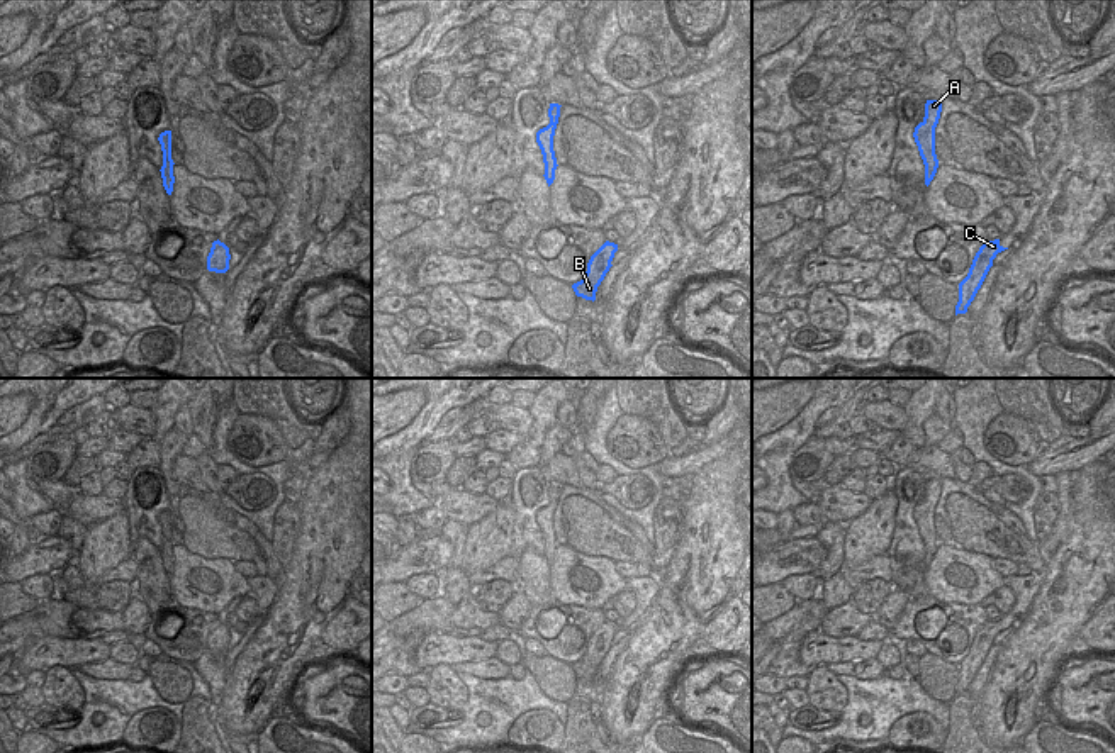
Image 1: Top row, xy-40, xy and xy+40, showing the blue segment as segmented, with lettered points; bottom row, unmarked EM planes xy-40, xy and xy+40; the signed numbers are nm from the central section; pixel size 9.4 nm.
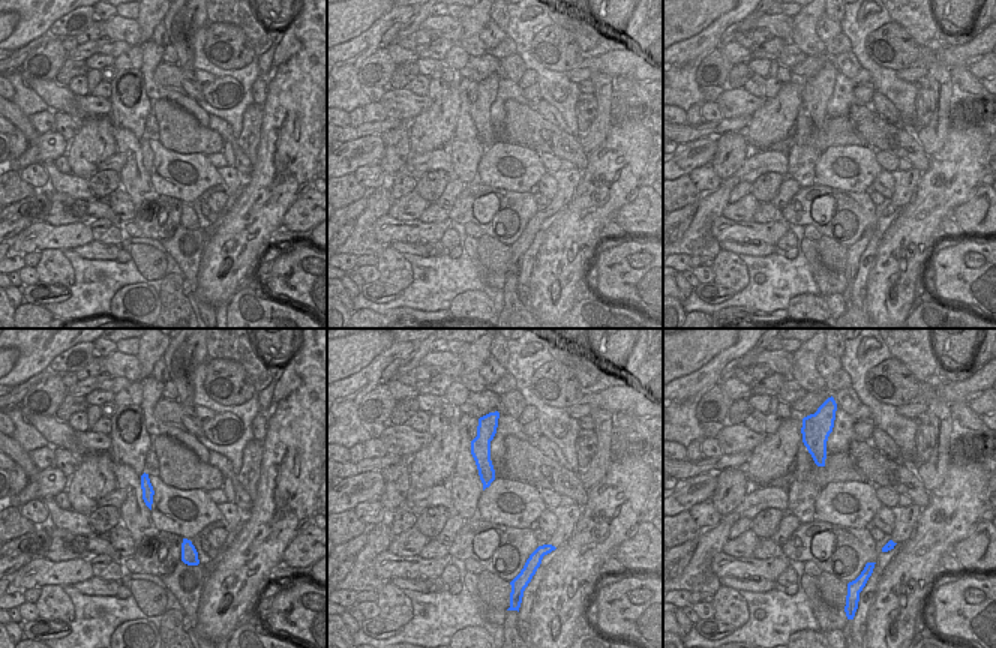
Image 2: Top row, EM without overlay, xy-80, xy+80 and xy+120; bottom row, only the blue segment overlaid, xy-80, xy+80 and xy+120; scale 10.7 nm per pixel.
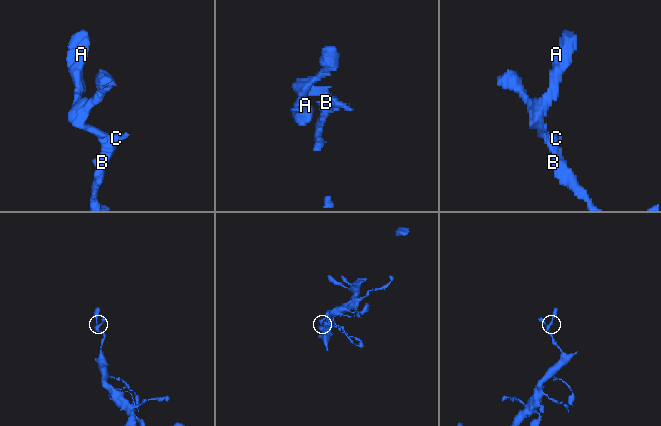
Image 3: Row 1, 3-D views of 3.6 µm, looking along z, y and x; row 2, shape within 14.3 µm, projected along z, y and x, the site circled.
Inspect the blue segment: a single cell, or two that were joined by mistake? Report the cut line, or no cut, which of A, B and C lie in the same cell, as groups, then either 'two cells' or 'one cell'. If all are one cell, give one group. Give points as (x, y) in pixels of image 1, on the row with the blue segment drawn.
no cut; A B C; one cell

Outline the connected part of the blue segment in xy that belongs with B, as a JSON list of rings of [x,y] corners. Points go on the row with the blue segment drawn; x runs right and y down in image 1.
[[[606,241],[589,259],[587,271],[580,282],[574,283],[572,288],[577,297],[586,300],[596,300],[596,292],[606,273],[613,266],[611,261],[614,253],[618,251],[618,244]]]

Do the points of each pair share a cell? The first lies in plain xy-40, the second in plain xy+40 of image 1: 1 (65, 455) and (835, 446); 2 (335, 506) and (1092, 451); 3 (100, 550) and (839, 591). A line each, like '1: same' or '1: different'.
1: different
2: different
3: different

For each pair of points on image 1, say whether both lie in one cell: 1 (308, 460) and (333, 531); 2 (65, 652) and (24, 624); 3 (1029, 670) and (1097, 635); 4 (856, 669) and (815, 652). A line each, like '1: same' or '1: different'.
1: different
2: different
3: different
4: different

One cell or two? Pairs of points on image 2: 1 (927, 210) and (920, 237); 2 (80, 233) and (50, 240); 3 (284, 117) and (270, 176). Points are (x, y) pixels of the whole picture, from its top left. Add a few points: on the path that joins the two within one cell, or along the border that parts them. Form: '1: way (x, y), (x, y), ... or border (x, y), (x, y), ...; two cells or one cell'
1: way (921, 216), (920, 231); one cell
2: way (72, 234), (57, 237); one cell
3: way (284, 132), (284, 161); one cell

